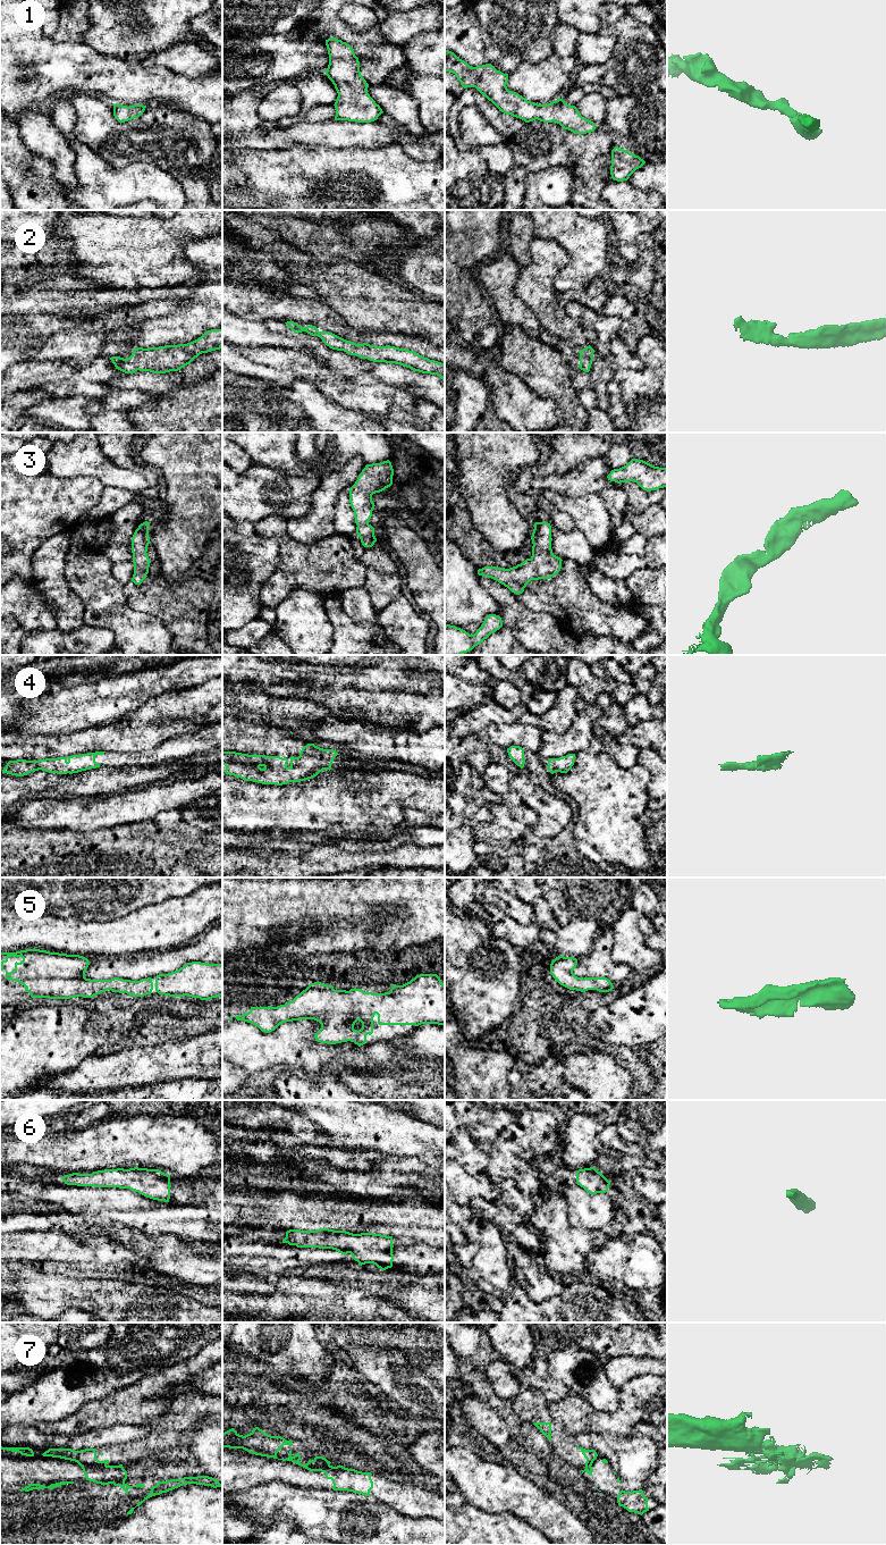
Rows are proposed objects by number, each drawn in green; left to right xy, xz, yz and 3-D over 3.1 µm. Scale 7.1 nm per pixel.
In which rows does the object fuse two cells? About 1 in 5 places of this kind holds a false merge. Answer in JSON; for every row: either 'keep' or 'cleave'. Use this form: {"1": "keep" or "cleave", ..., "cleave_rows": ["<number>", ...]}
{"1": "keep", "2": "keep", "3": "keep", "4": "keep", "5": "keep", "6": "keep", "7": "cleave", "cleave_rows": ["7"]}

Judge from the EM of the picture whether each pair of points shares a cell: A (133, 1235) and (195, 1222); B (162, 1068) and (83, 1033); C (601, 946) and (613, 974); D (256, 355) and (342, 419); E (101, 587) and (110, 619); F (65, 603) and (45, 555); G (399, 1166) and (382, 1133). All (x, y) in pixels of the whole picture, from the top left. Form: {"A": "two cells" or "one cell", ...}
{"A": "two cells", "B": "two cells", "C": "one cell", "D": "two cells", "E": "one cell", "F": "one cell", "G": "two cells"}

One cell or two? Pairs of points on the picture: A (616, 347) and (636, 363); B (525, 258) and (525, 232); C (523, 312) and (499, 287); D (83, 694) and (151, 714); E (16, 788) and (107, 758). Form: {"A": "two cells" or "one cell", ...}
{"A": "one cell", "B": "one cell", "C": "one cell", "D": "two cells", "E": "two cells"}

